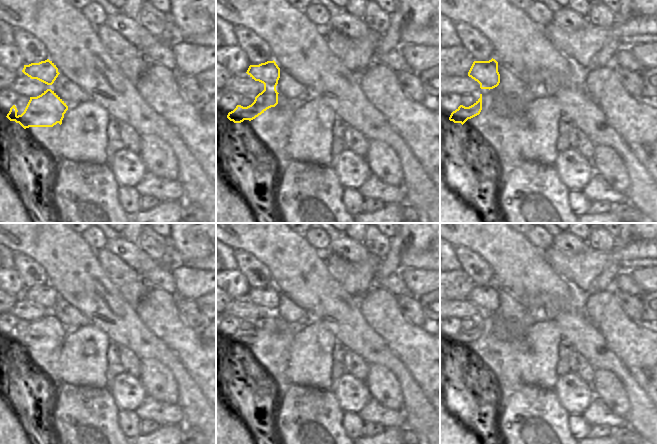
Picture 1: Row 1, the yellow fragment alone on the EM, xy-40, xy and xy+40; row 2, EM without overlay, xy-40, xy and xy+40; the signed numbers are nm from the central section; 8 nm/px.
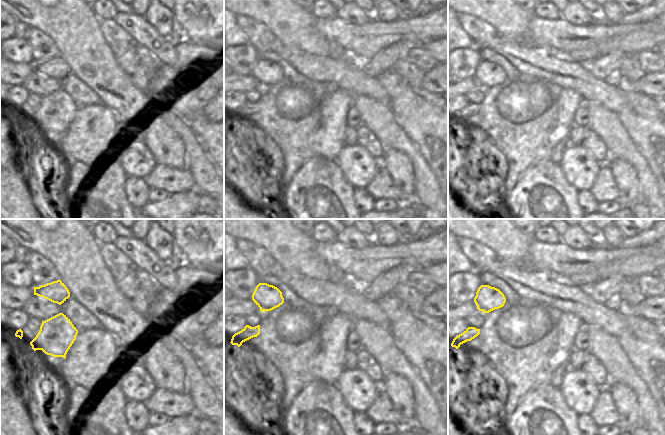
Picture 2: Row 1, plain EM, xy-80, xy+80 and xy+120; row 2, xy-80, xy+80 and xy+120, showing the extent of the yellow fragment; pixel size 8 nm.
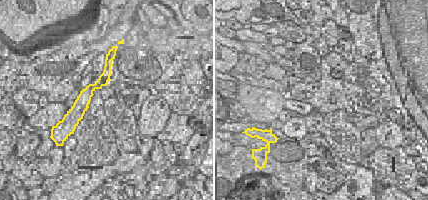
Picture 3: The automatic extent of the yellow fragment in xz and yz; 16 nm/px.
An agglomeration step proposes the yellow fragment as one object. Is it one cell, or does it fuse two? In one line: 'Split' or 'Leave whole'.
Split.

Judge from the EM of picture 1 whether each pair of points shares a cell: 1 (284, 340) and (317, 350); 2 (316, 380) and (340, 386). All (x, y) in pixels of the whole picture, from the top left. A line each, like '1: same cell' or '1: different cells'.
1: different cells
2: different cells

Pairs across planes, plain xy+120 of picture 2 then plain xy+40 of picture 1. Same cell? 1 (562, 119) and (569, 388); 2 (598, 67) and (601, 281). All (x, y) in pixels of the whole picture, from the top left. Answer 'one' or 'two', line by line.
1: two
2: one

